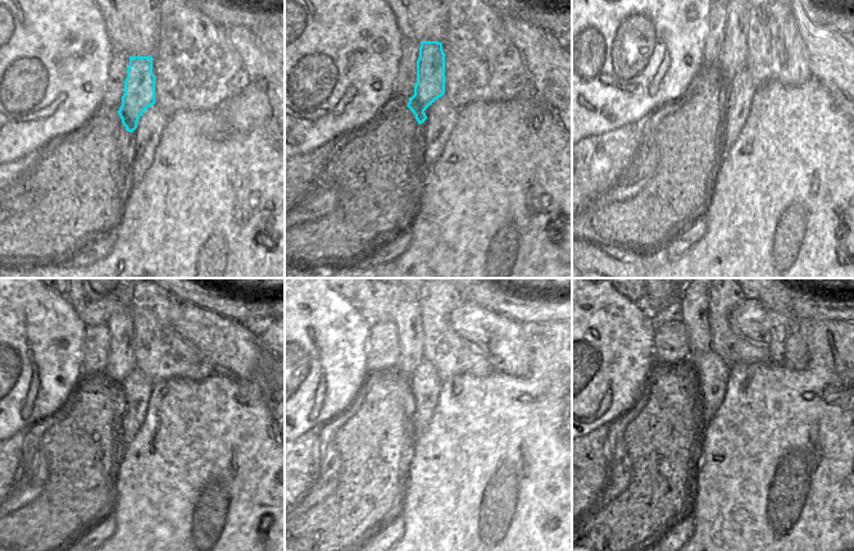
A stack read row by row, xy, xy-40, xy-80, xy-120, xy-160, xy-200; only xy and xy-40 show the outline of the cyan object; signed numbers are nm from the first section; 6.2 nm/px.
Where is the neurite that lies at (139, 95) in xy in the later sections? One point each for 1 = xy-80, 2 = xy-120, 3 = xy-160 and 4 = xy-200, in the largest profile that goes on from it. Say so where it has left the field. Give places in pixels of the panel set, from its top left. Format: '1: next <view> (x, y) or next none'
1: next xy-80 (713, 41)
2: next xy-120 (121, 361)
3: next xy-160 (407, 317)
4: next xy-200 (693, 304)

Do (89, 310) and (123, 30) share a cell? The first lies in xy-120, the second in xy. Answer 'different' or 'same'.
same

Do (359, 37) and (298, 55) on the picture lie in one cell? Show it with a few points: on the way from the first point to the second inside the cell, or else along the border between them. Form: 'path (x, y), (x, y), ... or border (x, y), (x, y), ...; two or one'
path (344, 37), (326, 49), (313, 51); one

